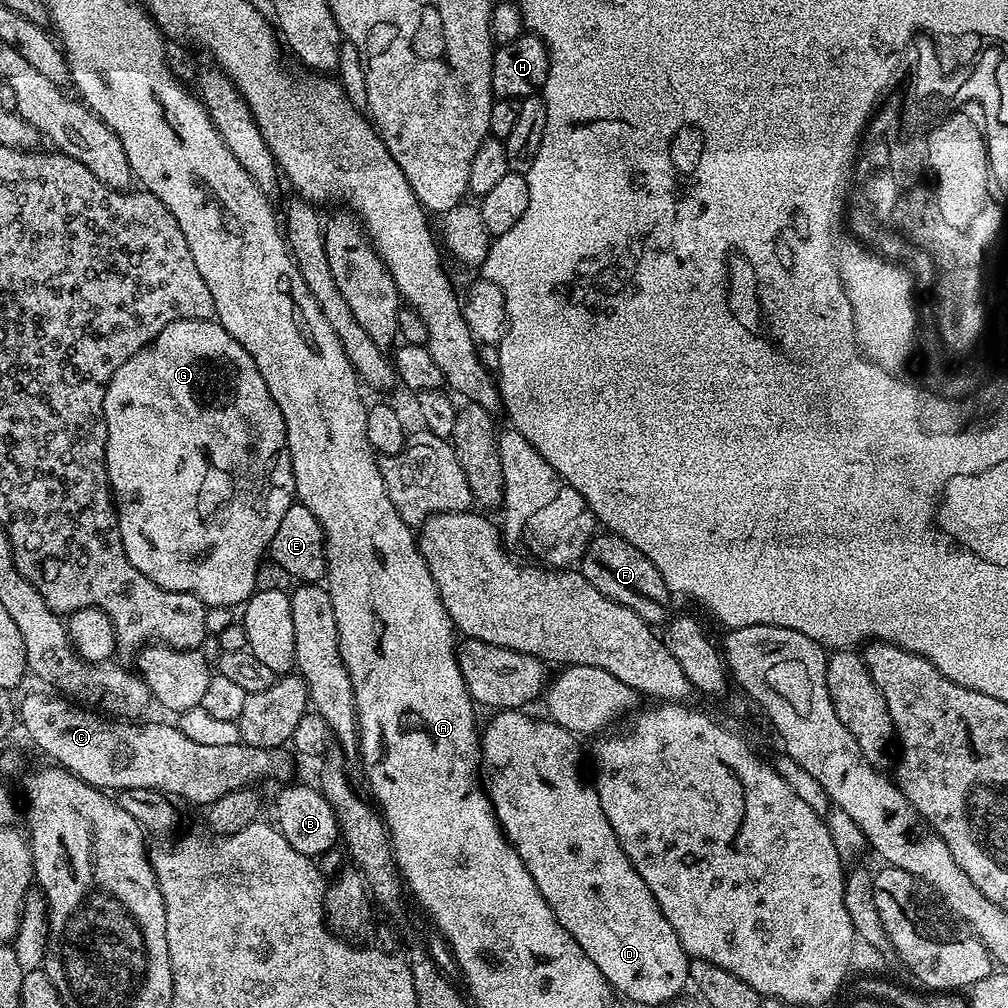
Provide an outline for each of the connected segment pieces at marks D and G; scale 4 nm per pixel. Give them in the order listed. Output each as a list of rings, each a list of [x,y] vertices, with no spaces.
[[[524,710],[497,711],[493,715],[496,717],[488,725],[483,725],[480,738],[482,783],[484,791],[490,798],[500,828],[504,832],[504,837],[512,843],[514,850],[518,850],[518,858],[522,858],[526,870],[530,870],[530,878],[534,878],[534,886],[538,886],[538,890],[542,890],[542,898],[546,898],[550,910],[554,910],[554,918],[558,918],[558,922],[562,922],[562,926],[566,926],[566,930],[574,938],[574,942],[578,942],[578,946],[582,946],[582,950],[586,950],[586,958],[590,958],[590,962],[594,962],[594,966],[598,966],[598,970],[602,970],[606,982],[612,985],[621,997],[627,998],[629,1001],[632,999],[636,1004],[669,1003],[668,1005],[671,1005],[683,993],[680,991],[683,990],[684,984],[689,983],[688,962],[690,957],[685,952],[682,942],[678,942],[678,934],[674,934],[674,926],[670,926],[670,922],[666,922],[666,914],[662,914],[654,894],[650,894],[646,882],[642,882],[642,874],[638,874],[638,870],[634,870],[630,858],[626,858],[610,822],[606,822],[606,814],[602,814],[602,802],[598,802],[595,787],[589,781],[588,784],[584,781],[584,772],[580,769],[580,748],[576,745],[577,737],[547,718],[535,720],[534,717],[527,716],[528,714]]]
[[[215,319],[170,322],[170,326],[166,326],[166,330],[162,330],[142,350],[138,350],[134,358],[126,358],[126,362],[114,370],[114,378],[110,378],[106,386],[104,417],[108,486],[114,497],[122,546],[126,550],[126,558],[130,558],[130,566],[166,590],[194,594],[207,607],[226,606],[235,609],[243,605],[256,591],[256,571],[265,559],[274,538],[274,530],[278,530],[278,522],[282,522],[286,510],[290,510],[296,500],[286,422],[282,418],[282,410],[278,410],[274,398],[270,398],[270,390],[262,374],[258,374],[254,358],[250,358],[247,350]]]

